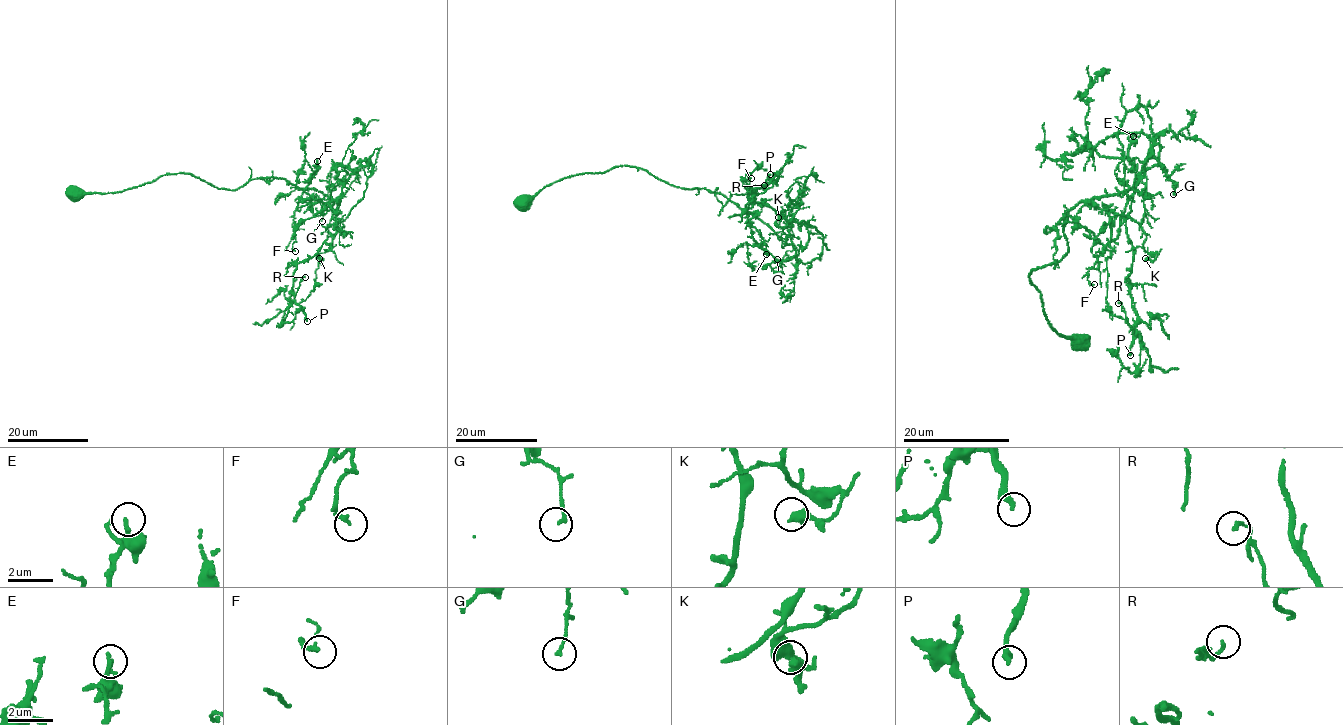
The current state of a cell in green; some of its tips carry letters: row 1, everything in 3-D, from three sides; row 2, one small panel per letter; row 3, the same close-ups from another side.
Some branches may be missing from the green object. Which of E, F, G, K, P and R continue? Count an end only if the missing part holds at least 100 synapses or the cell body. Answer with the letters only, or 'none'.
P

